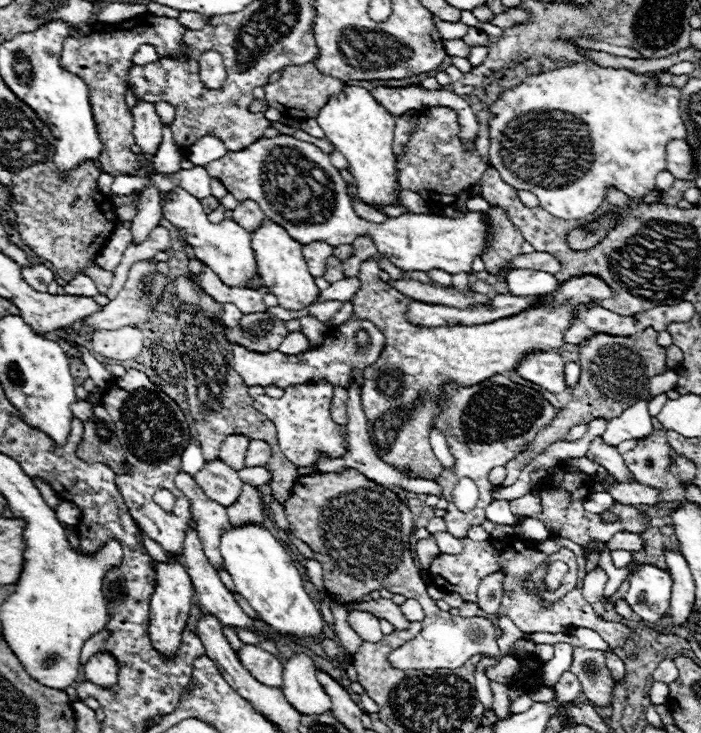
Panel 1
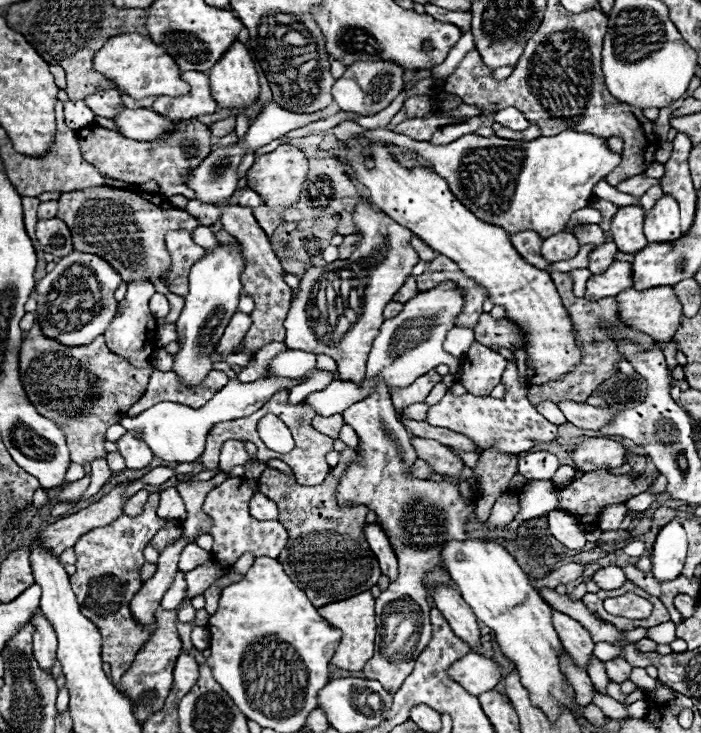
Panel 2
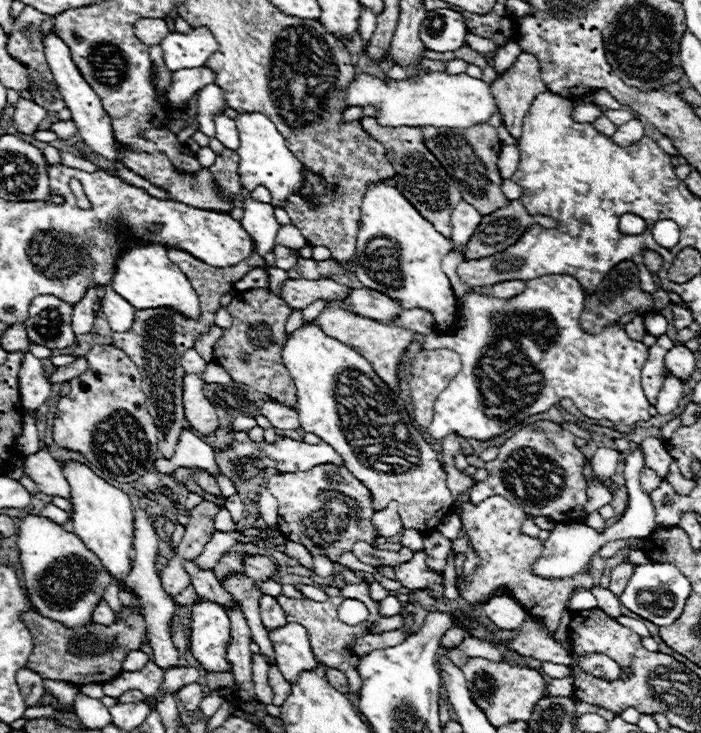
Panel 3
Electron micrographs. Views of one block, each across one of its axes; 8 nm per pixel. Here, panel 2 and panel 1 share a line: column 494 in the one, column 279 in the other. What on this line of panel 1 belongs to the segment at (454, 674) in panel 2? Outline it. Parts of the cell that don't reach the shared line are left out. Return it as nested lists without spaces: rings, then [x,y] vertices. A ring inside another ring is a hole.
[[[244,644],[240,650],[236,650],[236,654],[242,666],[252,672],[258,682],[264,682],[272,688],[282,686],[282,664],[274,654],[252,644]]]

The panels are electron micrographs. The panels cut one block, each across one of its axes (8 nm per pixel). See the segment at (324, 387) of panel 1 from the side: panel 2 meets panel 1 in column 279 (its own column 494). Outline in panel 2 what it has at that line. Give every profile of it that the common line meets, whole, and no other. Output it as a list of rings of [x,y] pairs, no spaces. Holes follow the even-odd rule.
[[[508,362],[502,384],[506,386],[504,398],[492,398],[492,396],[452,396],[450,392],[434,406],[428,408],[426,422],[432,426],[448,428],[458,434],[464,434],[472,438],[478,446],[492,448],[496,446],[498,450],[504,450],[508,454],[520,454],[526,452],[540,442],[550,442],[556,438],[556,424],[548,422],[528,400],[526,400],[526,384],[520,384],[520,376],[516,370],[516,362]]]

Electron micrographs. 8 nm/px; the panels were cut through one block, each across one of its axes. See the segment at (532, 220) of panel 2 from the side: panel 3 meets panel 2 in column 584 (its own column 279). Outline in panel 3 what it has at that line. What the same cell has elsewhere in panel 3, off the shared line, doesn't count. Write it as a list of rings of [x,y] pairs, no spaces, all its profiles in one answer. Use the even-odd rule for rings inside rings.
[[[240,112],[236,118],[236,128],[240,136],[238,156],[240,156],[240,184],[246,190],[254,190],[254,186],[268,186],[272,190],[272,206],[282,208],[288,194],[296,194],[300,190],[300,172],[302,164],[298,158],[286,148],[286,140],[274,128],[274,124],[260,112]]]

